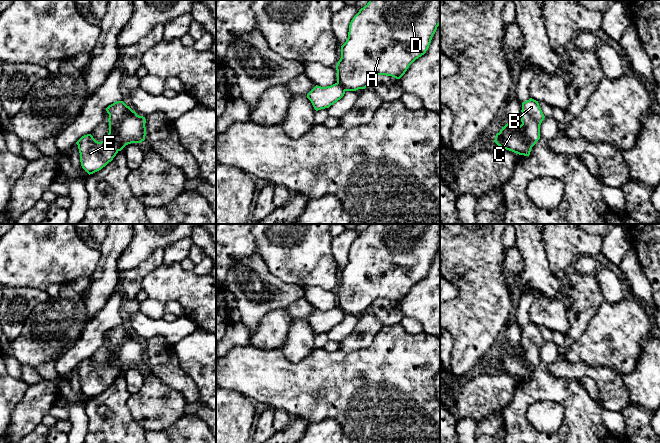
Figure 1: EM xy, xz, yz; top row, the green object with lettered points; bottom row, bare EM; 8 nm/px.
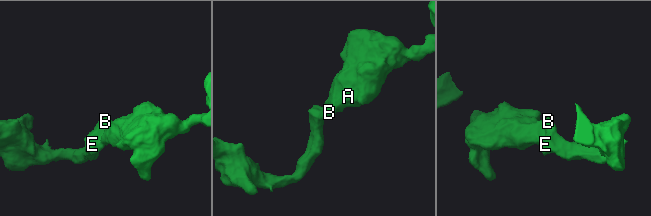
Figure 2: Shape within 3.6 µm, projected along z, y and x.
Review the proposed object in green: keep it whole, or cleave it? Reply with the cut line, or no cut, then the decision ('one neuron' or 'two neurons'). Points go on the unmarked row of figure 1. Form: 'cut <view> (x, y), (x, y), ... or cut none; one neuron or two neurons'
cut none; one neuron

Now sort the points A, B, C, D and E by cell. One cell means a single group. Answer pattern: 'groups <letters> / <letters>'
groups A B C D E

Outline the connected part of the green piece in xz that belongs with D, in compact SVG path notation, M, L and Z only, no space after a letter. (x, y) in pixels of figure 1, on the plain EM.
M369 224L350 246L348 262L341 270L341 282L336 289L337 306L326 311L316 309L307 318L307 322L311 325L314 333L318 335L336 327L346 315L369 311L376 299L400 303L409 290L426 277L439 249L440 224Z

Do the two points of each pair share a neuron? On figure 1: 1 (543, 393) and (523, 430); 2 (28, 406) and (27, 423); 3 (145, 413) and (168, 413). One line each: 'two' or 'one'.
1: one
2: one
3: one

